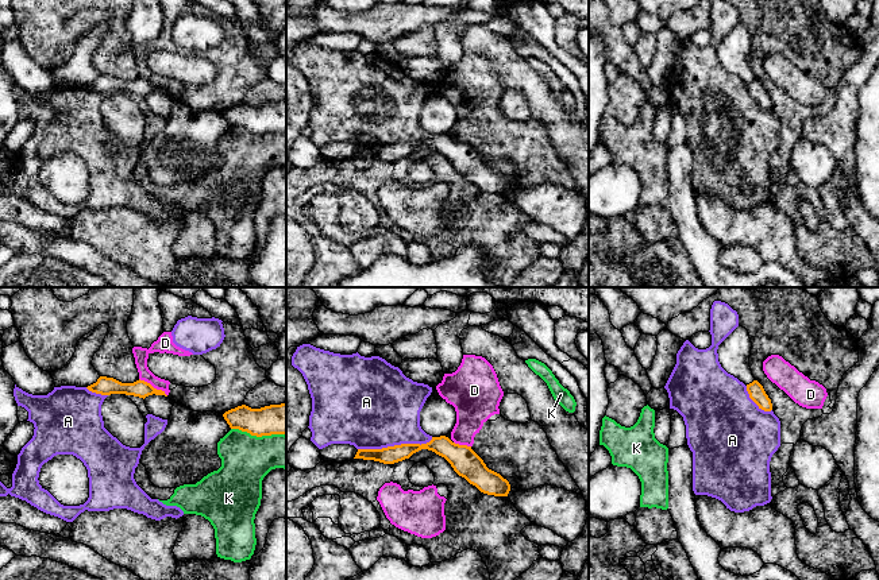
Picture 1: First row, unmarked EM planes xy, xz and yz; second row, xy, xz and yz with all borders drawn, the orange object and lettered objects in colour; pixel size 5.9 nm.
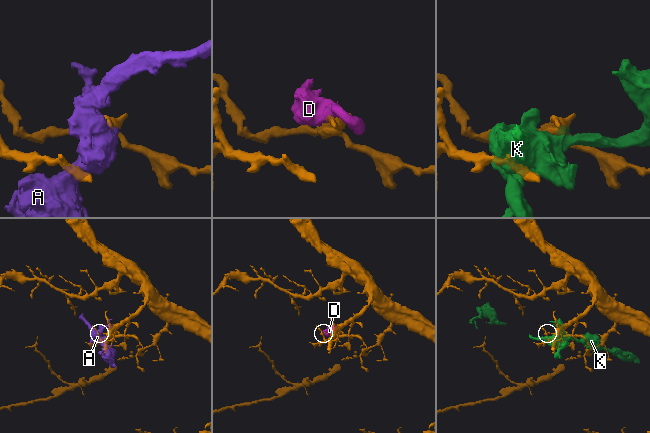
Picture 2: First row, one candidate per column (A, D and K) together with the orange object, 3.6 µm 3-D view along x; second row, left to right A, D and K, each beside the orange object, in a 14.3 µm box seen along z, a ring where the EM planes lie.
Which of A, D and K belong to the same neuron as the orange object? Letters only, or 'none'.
none

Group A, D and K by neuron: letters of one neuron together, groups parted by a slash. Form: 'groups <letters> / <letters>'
groups A / D / K

